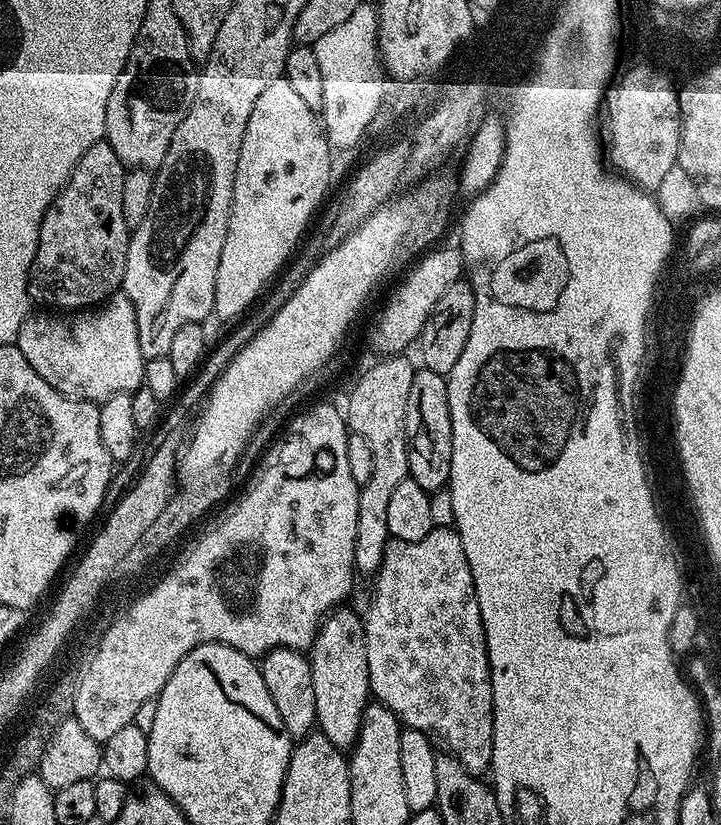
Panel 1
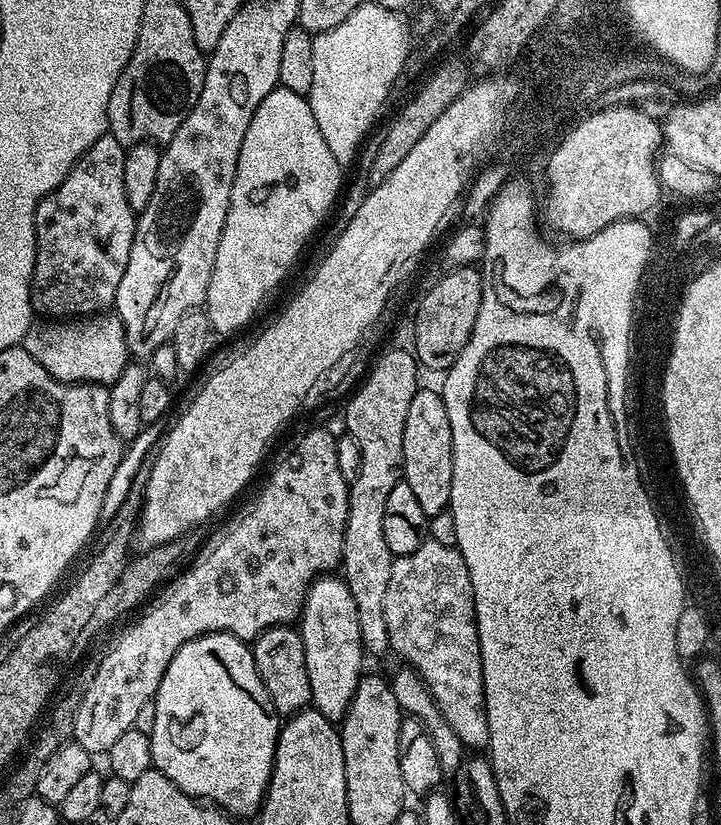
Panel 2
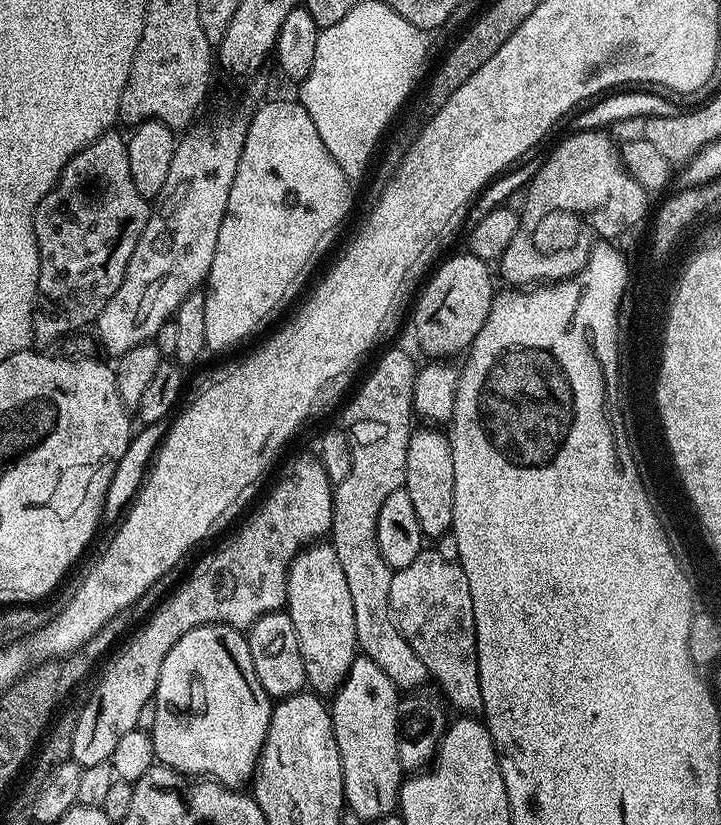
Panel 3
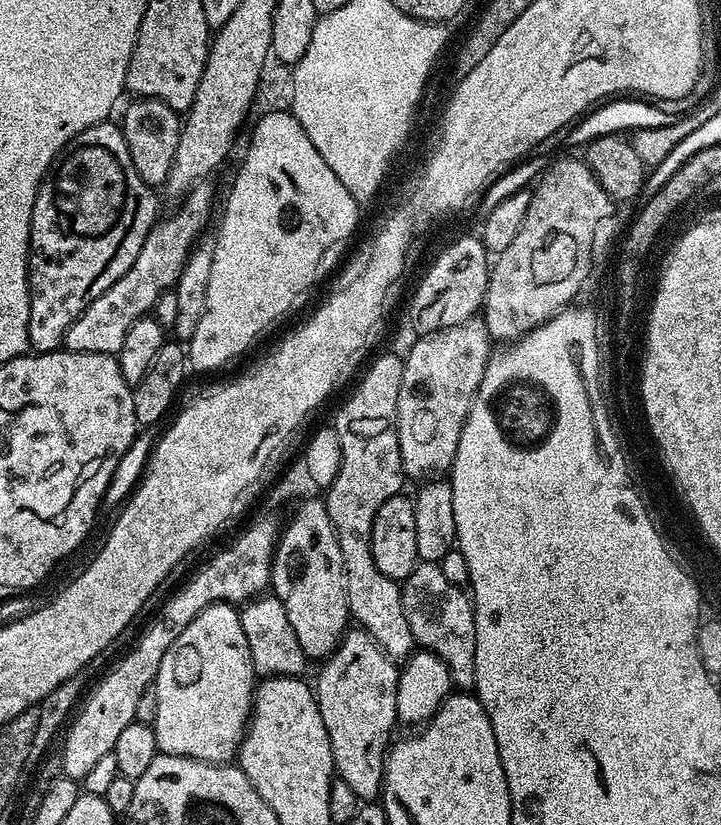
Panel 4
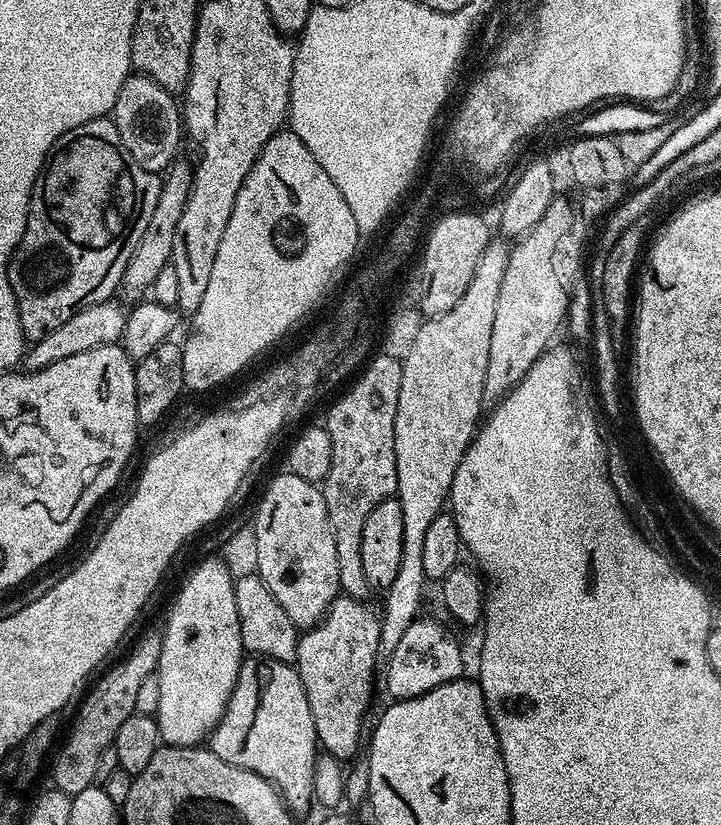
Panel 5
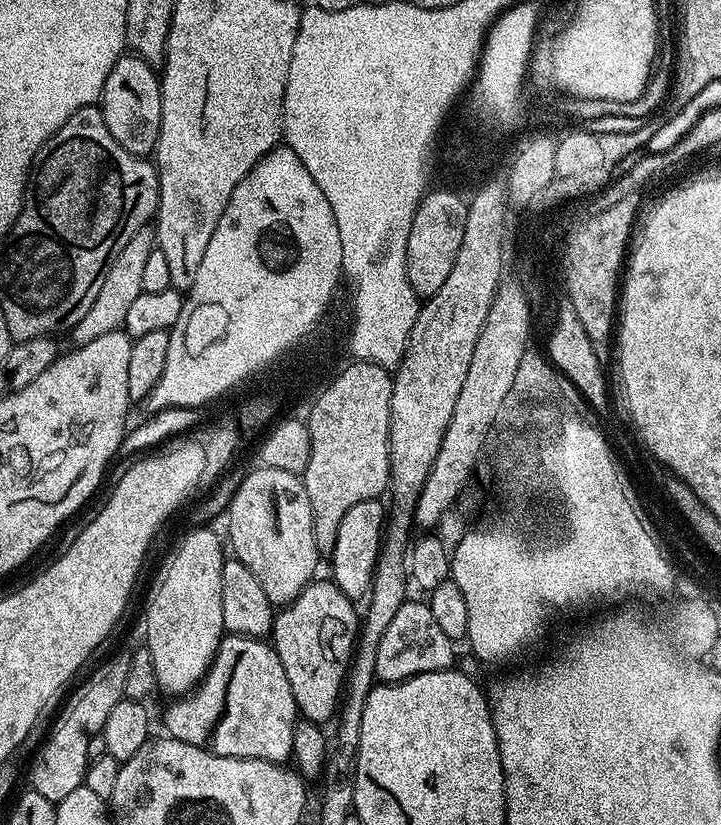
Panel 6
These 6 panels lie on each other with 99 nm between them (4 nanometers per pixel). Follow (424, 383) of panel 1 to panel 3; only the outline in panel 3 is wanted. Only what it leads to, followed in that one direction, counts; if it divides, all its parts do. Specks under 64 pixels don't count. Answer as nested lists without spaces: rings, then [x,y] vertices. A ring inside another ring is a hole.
[[[426,426],[430,428],[417,427],[413,431],[408,449],[406,450],[406,478],[404,487],[410,494],[414,510],[418,514],[418,526],[422,526],[425,537],[437,538],[449,531],[454,518],[454,458],[452,457],[452,441],[447,435],[439,432],[439,427]]]

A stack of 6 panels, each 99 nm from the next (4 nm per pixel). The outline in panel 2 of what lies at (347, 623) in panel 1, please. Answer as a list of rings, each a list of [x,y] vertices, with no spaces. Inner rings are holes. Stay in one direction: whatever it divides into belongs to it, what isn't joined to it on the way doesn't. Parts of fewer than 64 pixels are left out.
[[[325,574],[313,580],[312,587],[304,595],[304,606],[298,617],[298,631],[306,650],[311,707],[327,720],[339,722],[348,713],[354,690],[365,671],[366,661],[362,629],[358,627],[358,606],[354,603],[354,594],[350,594],[339,575]]]

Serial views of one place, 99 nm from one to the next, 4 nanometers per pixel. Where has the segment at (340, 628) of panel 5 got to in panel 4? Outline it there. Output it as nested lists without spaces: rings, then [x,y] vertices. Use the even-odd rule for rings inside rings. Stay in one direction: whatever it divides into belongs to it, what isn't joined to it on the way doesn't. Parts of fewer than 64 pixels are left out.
[[[349,627],[340,644],[319,665],[314,691],[318,710],[322,710],[322,722],[326,722],[326,734],[330,734],[330,750],[334,758],[334,772],[339,780],[346,782],[360,802],[372,802],[381,795],[384,786],[384,766],[390,745],[393,743],[392,727],[397,727],[396,703],[398,702],[397,661],[391,660],[370,638],[366,629]]]

